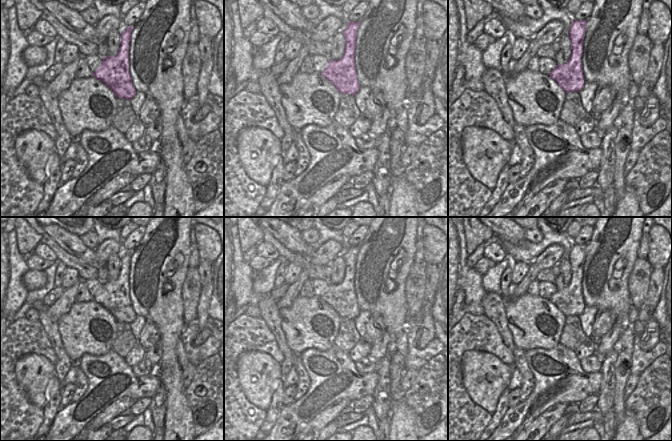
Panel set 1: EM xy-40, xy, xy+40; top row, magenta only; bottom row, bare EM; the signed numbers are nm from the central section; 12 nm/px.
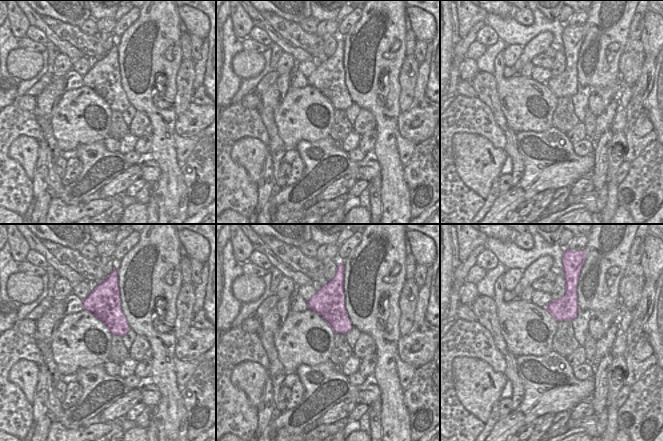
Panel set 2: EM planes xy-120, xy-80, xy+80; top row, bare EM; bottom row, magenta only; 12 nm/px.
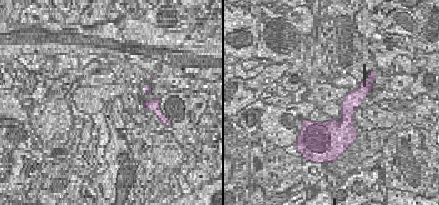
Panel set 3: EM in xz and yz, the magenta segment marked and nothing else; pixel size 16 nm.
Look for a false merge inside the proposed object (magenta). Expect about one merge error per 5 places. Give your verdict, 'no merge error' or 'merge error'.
no merge error

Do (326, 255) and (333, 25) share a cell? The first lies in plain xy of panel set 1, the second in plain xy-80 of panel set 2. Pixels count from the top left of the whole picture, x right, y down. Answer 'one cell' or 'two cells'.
one cell

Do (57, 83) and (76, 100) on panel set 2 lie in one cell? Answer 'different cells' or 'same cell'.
different cells

